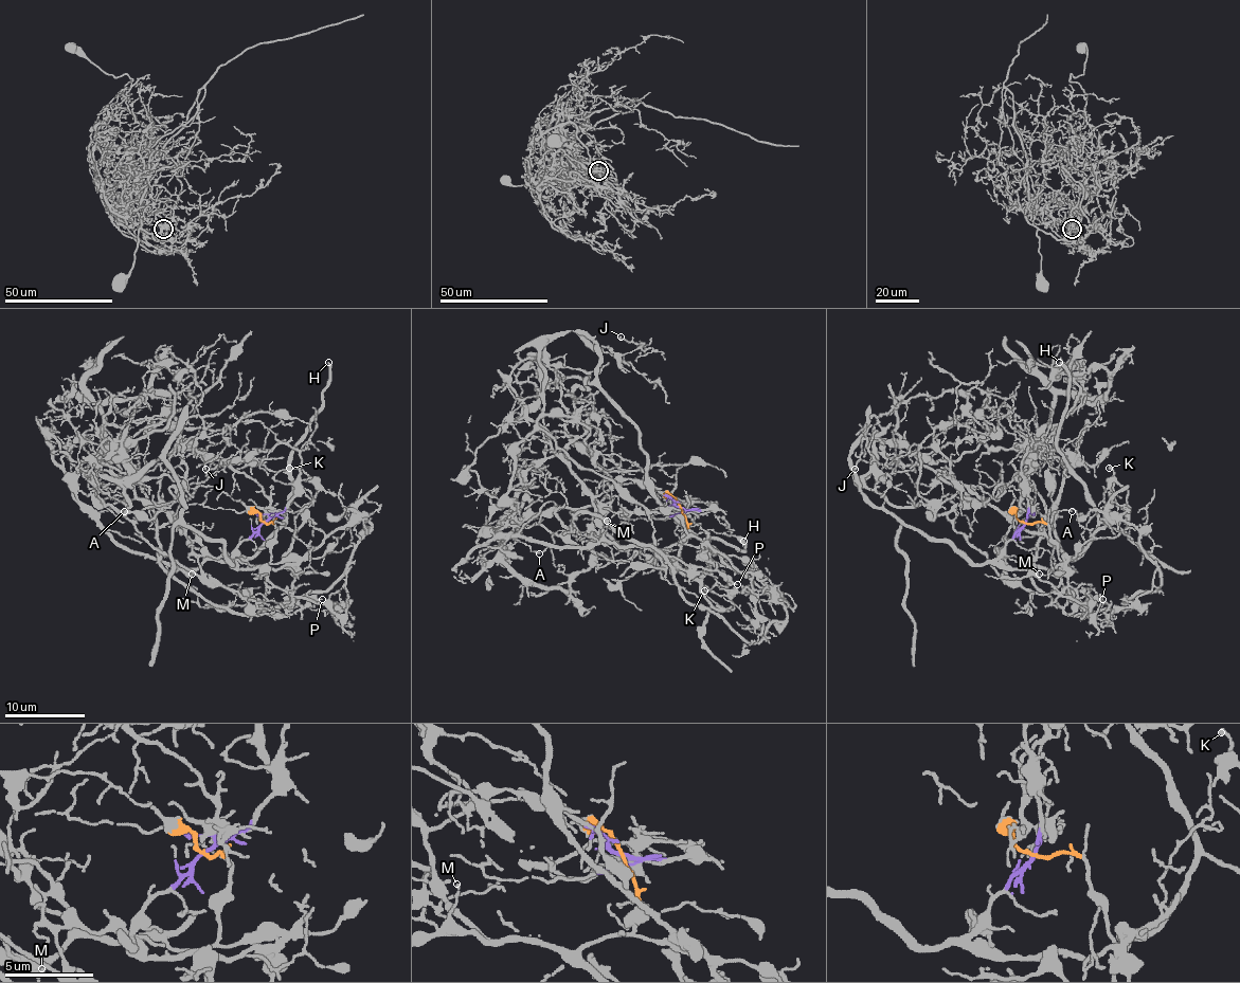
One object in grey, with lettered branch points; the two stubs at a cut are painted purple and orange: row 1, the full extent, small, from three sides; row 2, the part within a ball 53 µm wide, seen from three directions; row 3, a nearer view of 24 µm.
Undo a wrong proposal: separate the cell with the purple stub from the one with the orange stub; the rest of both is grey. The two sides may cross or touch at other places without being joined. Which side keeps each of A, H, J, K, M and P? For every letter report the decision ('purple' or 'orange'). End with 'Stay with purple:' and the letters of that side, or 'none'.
A: orange
H: orange
J: purple
K: orange
M: orange
P: orange
Stay with purple: J

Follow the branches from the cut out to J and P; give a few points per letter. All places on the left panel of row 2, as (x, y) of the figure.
J: (265, 522), (233, 563), (220, 542), (182, 522), (165, 452), (189, 418), (227, 441), (204, 470)
P: (265, 522), (274, 526), (270, 561), (265, 567), (265, 612), (269, 615), (281, 615), (299, 605), (323, 599)

